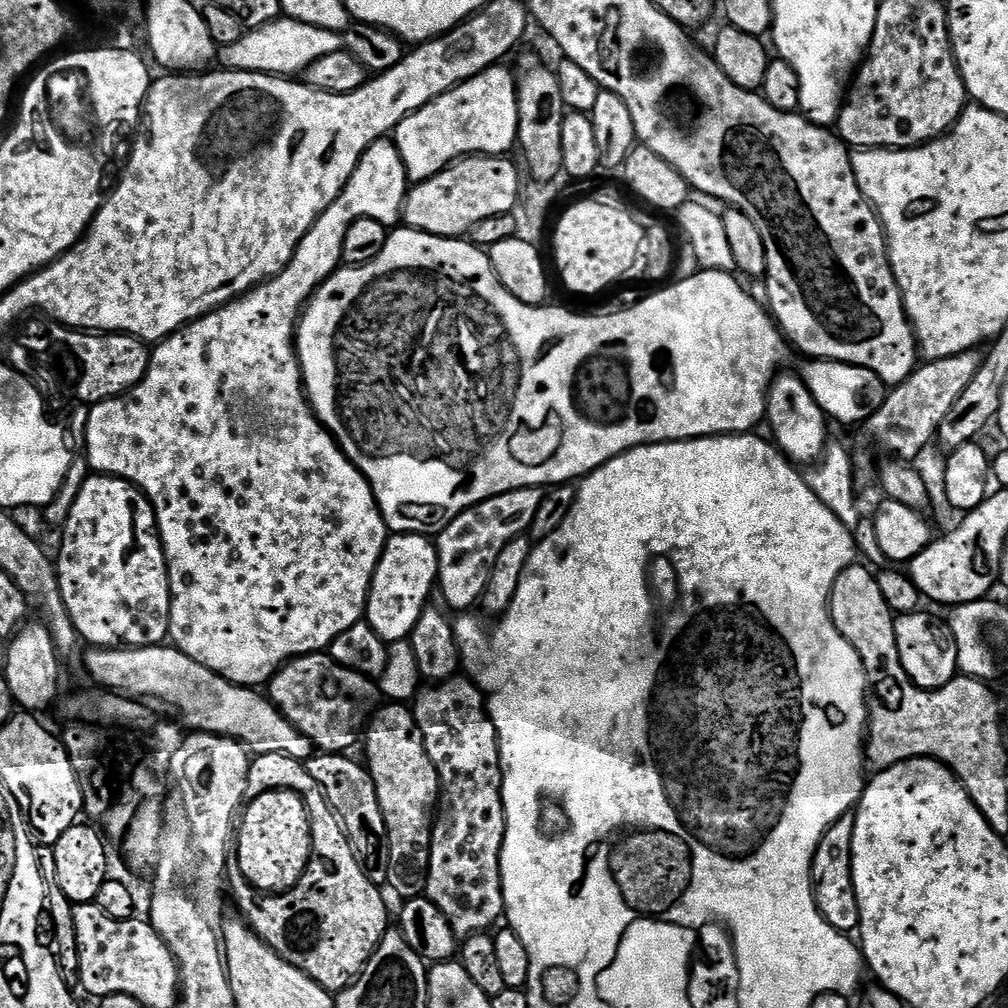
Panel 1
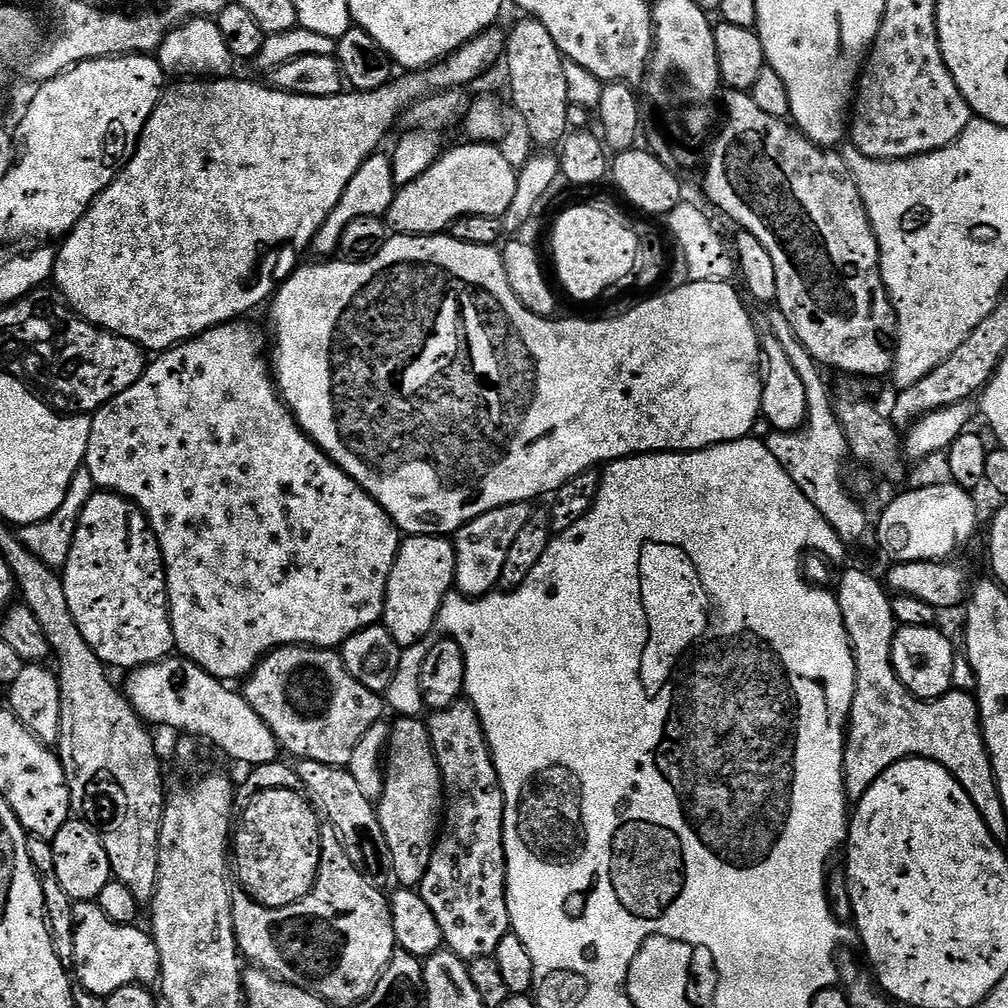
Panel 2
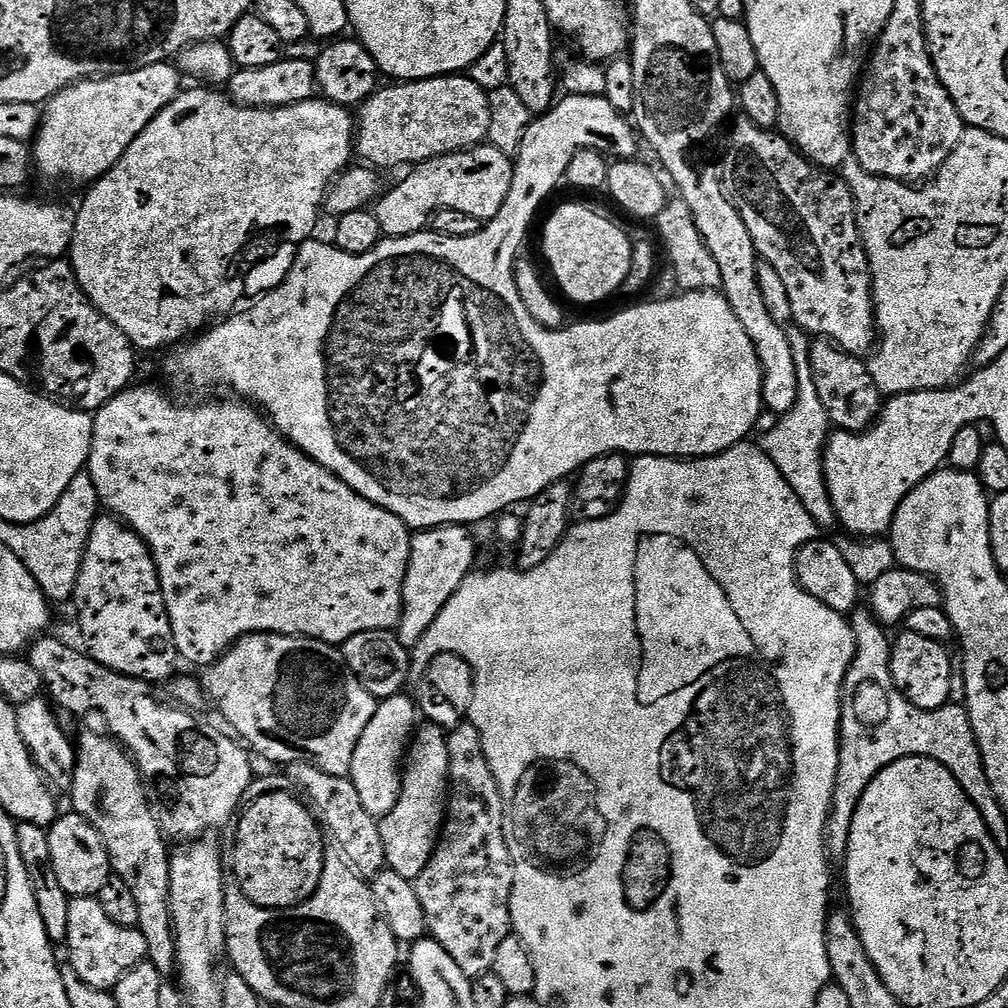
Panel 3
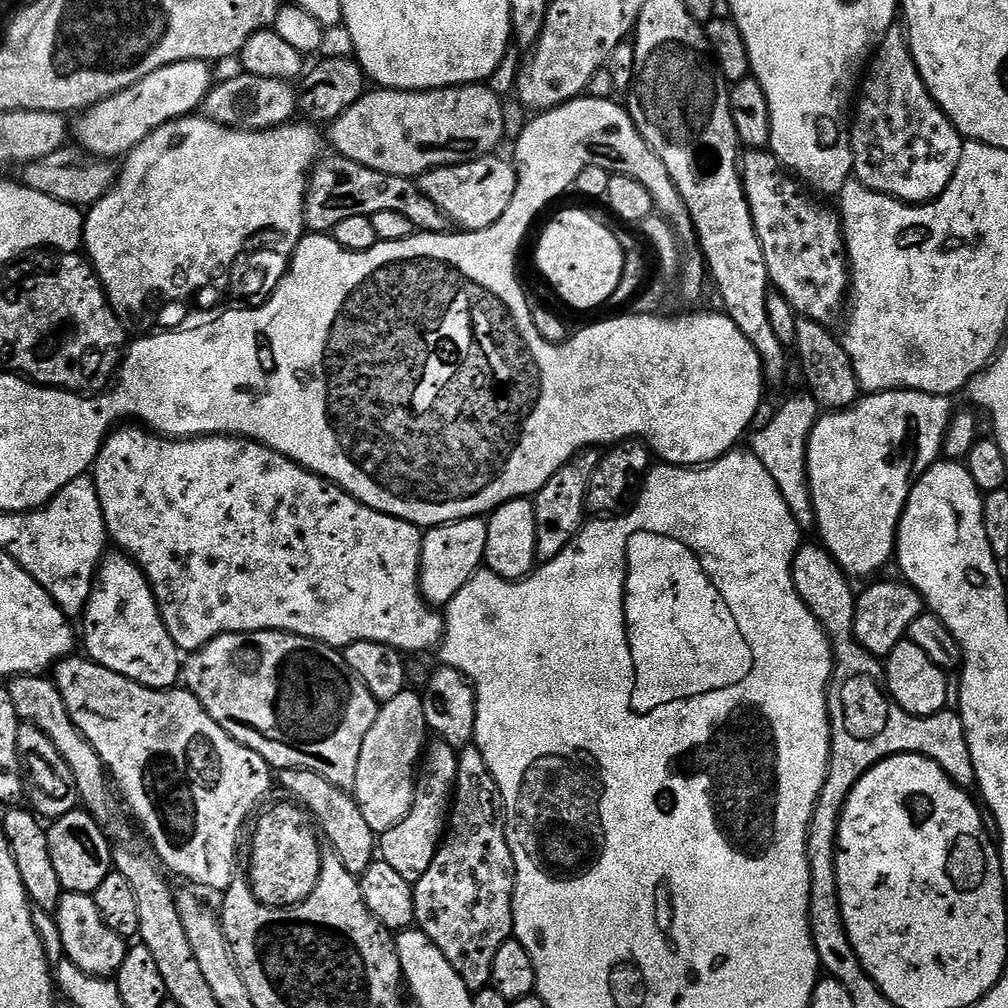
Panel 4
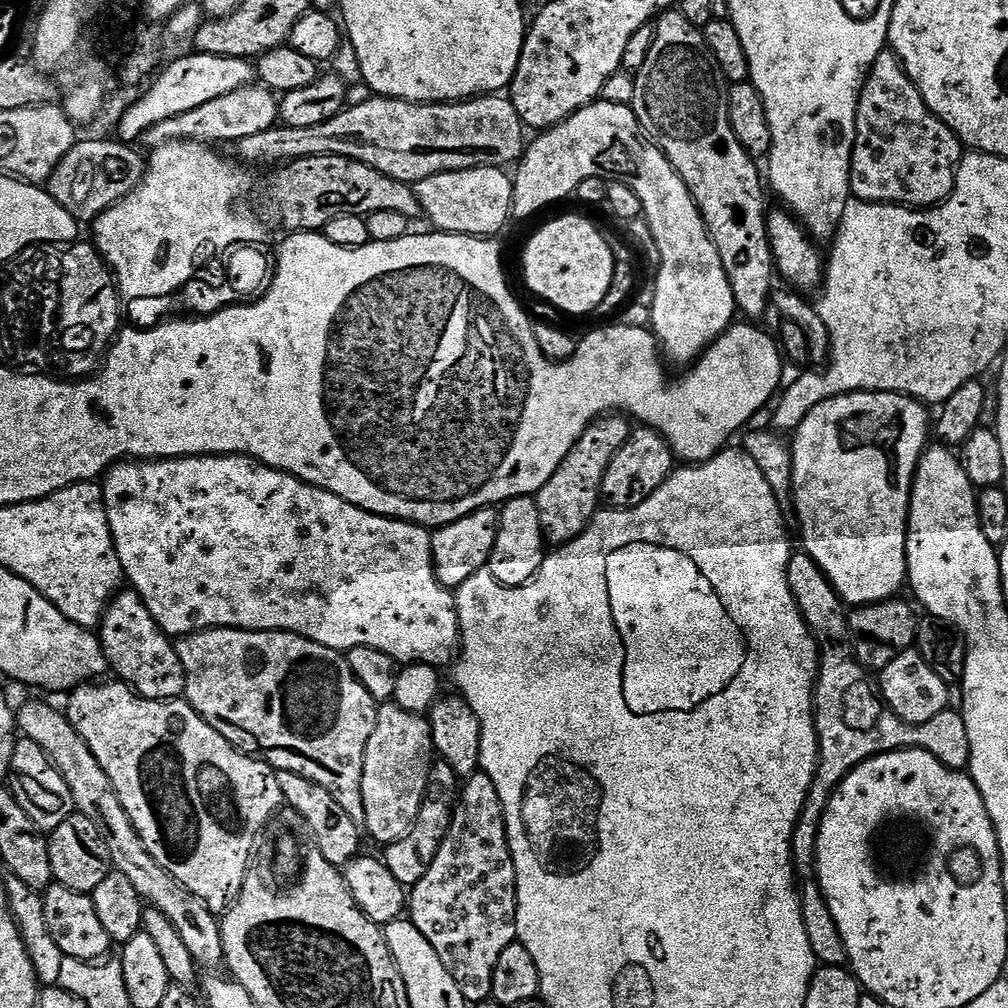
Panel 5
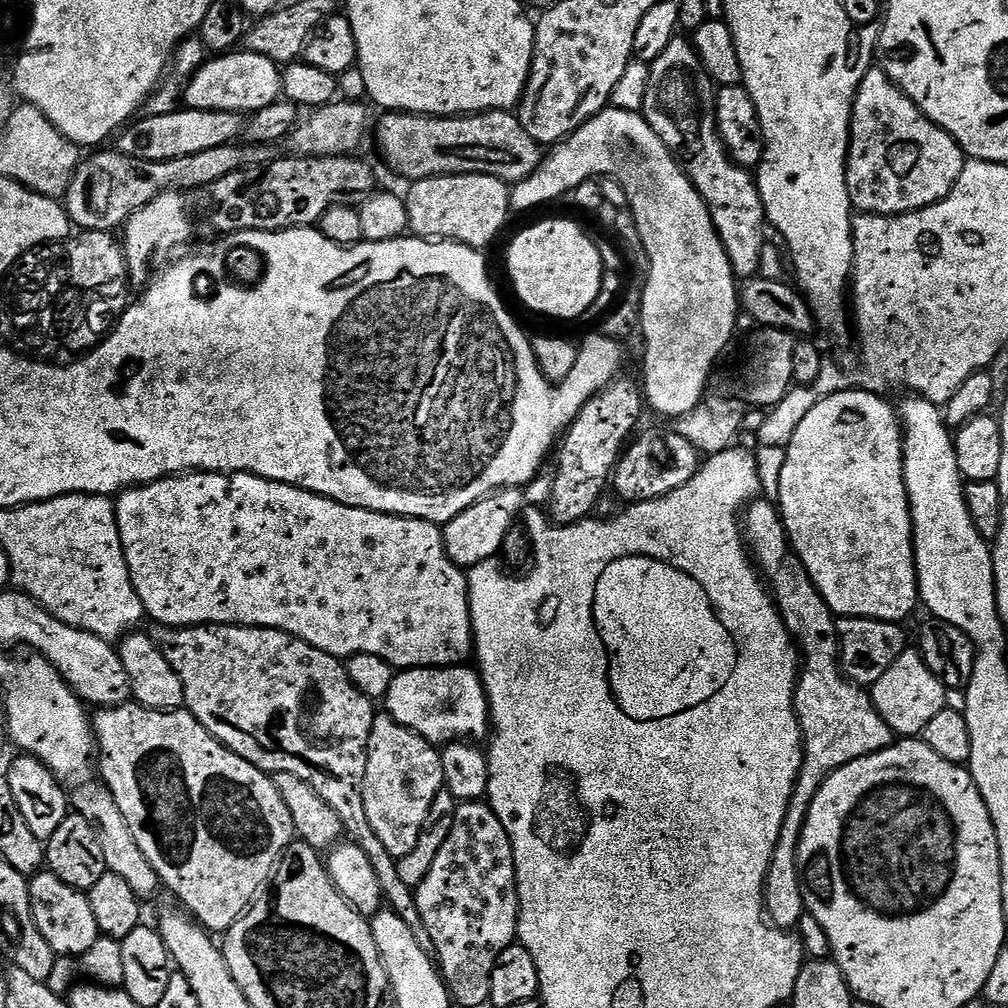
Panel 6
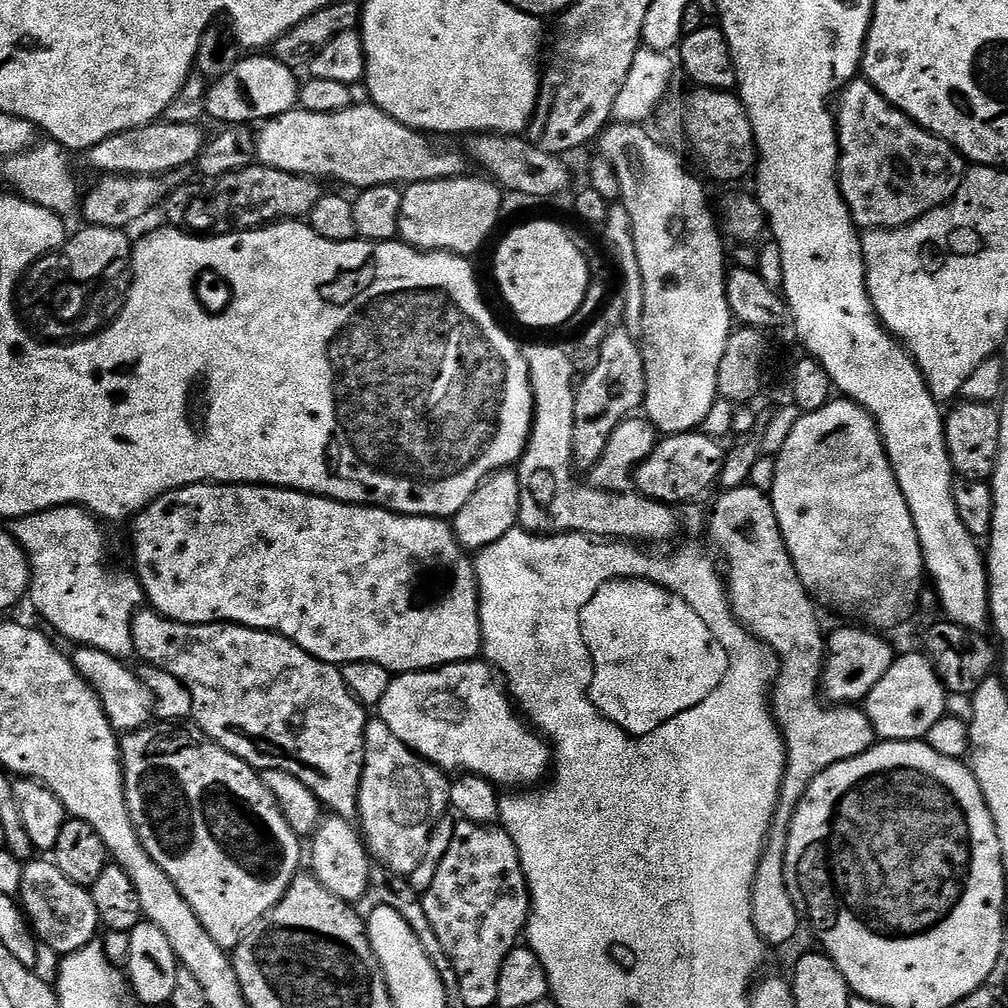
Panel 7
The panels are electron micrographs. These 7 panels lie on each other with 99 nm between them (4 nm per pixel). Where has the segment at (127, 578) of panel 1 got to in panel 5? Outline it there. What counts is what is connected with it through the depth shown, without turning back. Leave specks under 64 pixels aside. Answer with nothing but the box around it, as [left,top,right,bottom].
[98,590,184,700]

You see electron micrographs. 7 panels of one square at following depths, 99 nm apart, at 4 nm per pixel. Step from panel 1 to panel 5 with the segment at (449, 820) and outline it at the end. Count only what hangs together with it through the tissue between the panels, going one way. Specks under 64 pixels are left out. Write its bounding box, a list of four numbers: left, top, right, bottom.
[406,770,517,1004]

